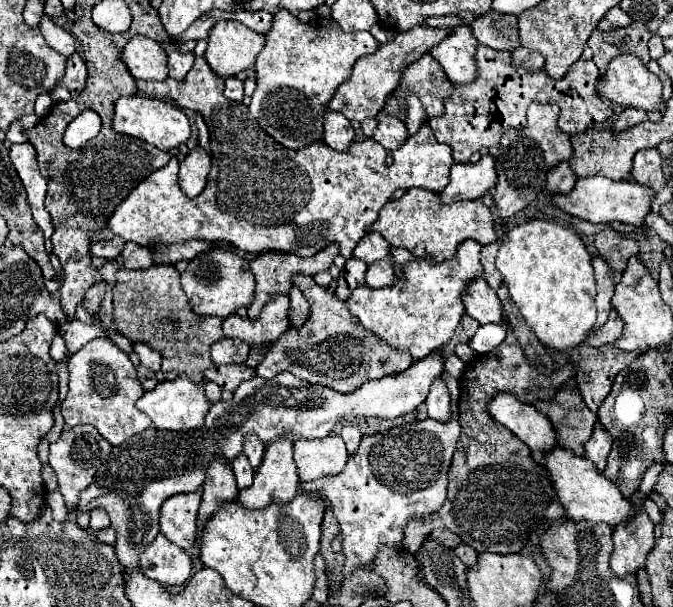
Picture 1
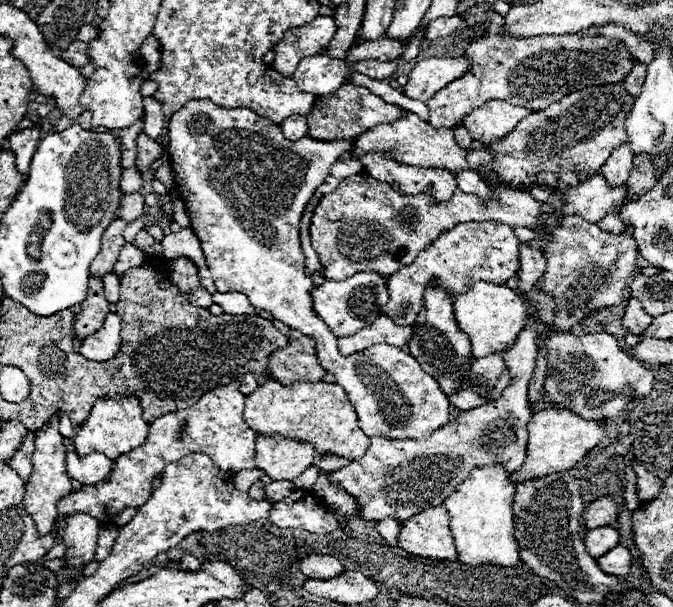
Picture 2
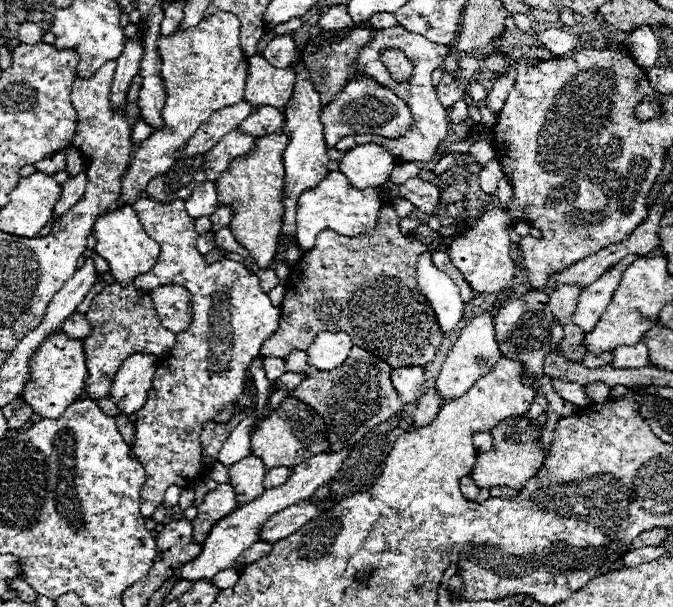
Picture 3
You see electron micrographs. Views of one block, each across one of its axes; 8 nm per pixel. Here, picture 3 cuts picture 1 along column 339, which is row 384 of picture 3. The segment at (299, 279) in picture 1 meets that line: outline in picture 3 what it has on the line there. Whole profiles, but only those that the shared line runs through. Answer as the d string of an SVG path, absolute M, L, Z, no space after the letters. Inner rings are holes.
M354 346L350 352L350 358L334 370L322 372L322 370L310 368L310 376L292 390L292 396L312 406L326 420L332 452L362 440L362 436L370 432L370 428L374 428L376 424L382 424L392 414L400 412L404 406L390 382L390 366L382 362L378 356L358 346Z

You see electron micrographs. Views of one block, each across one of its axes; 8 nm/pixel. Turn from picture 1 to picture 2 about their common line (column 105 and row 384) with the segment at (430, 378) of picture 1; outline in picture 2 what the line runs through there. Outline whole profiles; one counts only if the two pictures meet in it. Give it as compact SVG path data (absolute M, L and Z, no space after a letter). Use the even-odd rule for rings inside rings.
M498 352L472 360L470 372L462 380L462 390L450 396L450 404L462 412L482 406L490 400L498 400L502 390L510 384L508 370Z

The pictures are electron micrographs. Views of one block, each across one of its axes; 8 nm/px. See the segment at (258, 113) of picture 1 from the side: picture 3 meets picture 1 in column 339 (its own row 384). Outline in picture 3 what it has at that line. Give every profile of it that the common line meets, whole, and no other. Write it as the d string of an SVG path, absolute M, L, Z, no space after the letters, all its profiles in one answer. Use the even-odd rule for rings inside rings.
M64 332L48 336L40 348L32 354L30 366L30 382L24 386L22 398L30 408L40 414L42 418L58 418L62 412L84 394L86 388L86 356L84 356L84 342L80 338L70 338Z

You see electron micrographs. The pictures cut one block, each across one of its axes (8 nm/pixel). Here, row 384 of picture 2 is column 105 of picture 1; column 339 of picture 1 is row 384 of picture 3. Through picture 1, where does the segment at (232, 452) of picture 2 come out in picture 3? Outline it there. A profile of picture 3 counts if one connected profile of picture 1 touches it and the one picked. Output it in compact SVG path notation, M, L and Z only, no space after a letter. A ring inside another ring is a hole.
M140 198L132 208L140 218L146 234L160 244L160 256L154 268L142 276L137 276L133 280L134 286L150 292L156 286L178 284L190 292L190 300L194 306L190 330L176 336L176 346L166 358L162 358L164 368L158 368L154 374L152 388L148 392L144 406L134 414L136 442L130 448L130 456L138 458L138 462L146 470L146 484L142 486L140 512L144 518L150 518L154 510L164 502L164 492L168 486L186 488L194 480L206 474L206 464L202 462L202 442L200 442L200 432L204 424L212 420L227 423L240 407L251 411L256 409L257 403L253 401L257 401L257 398L250 393L250 390L243 390L244 380L246 380L248 364L252 362L252 358L260 354L262 342L268 340L278 328L280 308L272 306L266 292L262 292L262 288L258 286L258 278L252 276L240 262L222 258L214 264L208 264L204 260L204 254L200 254L196 248L199 234L195 230L194 220L184 210L184 200L163 204L149 198Z

